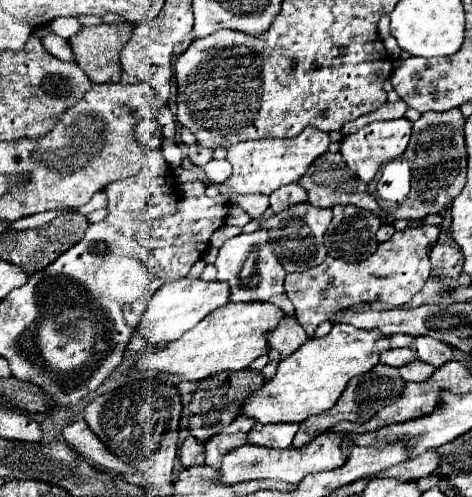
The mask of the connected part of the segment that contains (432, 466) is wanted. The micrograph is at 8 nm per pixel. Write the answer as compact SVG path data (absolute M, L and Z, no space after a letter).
M428 449L422 455L418 455L416 459L404 461L382 473L376 473L376 477L396 477L402 481L416 481L416 479L422 479L422 477L434 473L438 469L438 463L440 463L438 449Z

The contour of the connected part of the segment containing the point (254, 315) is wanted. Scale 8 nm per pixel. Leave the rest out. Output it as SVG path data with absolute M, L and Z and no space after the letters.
M228 303L216 311L212 311L208 317L204 317L194 329L184 333L184 337L170 341L164 349L140 355L130 371L160 371L168 375L176 375L186 381L198 381L204 377L210 377L220 371L238 371L248 365L258 355L264 355L268 351L268 343L264 339L264 333L274 329L278 321L282 319L284 311L270 303Z

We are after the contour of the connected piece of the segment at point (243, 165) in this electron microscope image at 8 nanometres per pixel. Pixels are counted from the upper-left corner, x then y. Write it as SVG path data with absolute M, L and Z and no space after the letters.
M306 127L294 139L260 139L260 141L244 141L228 147L228 161L232 163L232 177L226 185L236 193L270 195L274 189L296 183L308 169L308 165L322 153L326 153L330 145L328 133L318 131L314 127Z

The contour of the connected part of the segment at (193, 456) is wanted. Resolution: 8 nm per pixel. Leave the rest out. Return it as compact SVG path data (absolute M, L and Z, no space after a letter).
M186 437L184 443L180 445L180 461L184 467L192 465L202 465L204 463L204 447L200 441L194 437Z

